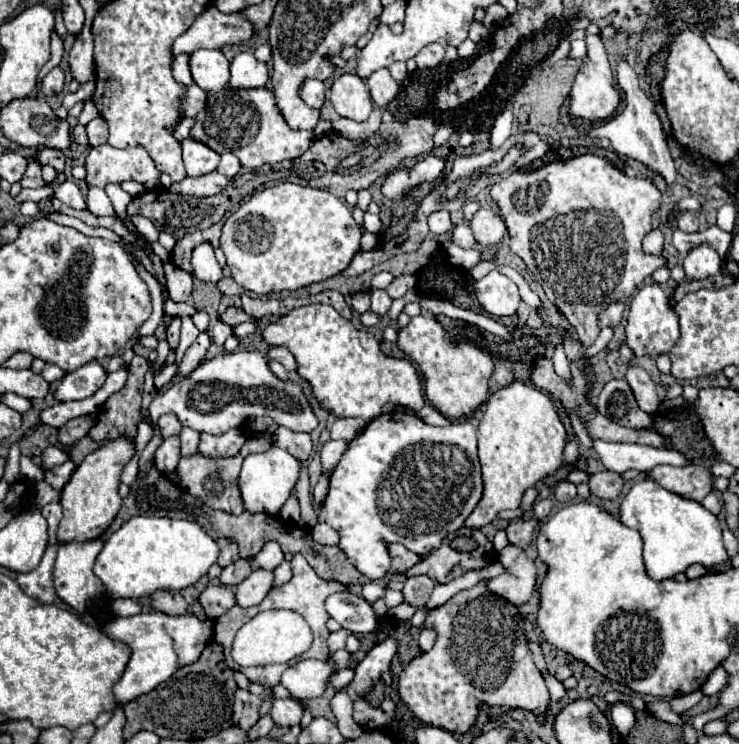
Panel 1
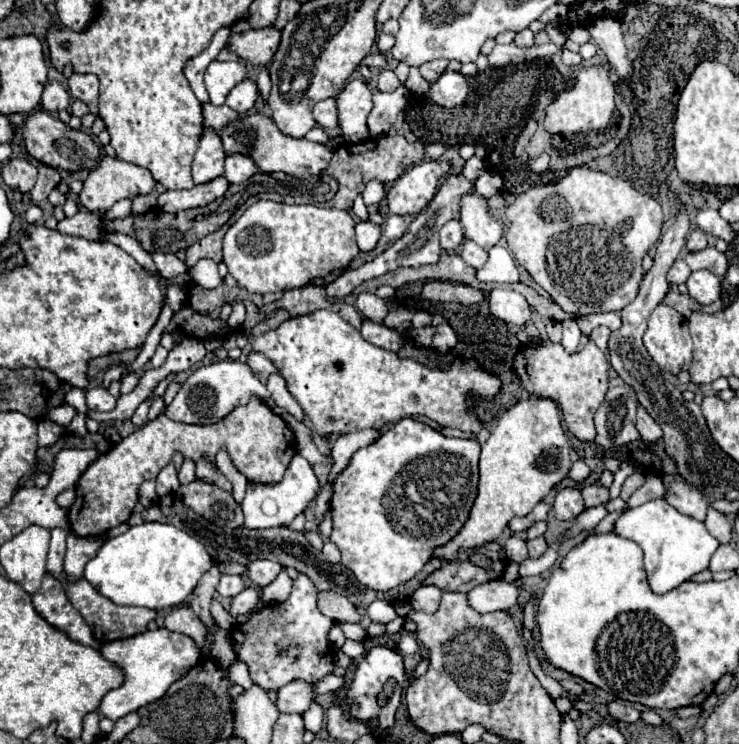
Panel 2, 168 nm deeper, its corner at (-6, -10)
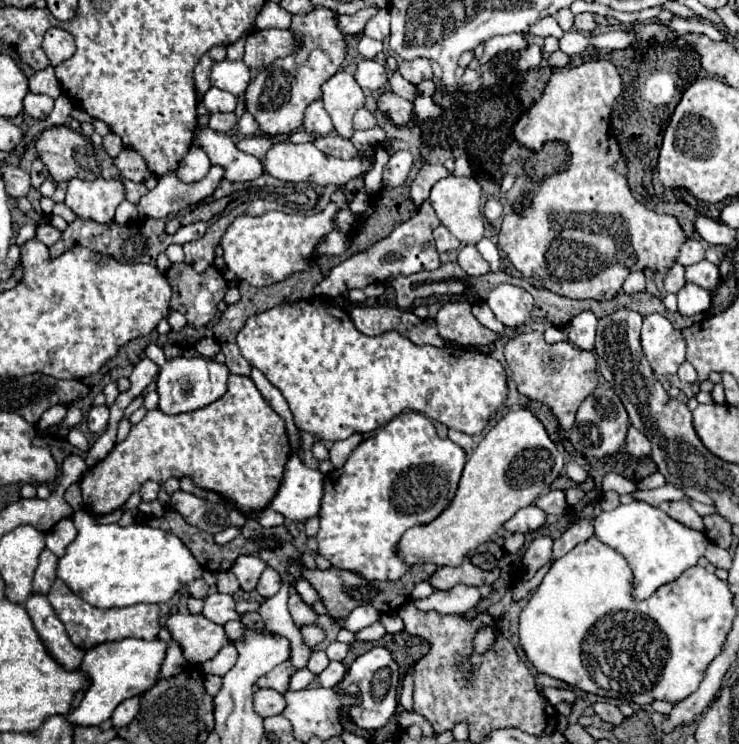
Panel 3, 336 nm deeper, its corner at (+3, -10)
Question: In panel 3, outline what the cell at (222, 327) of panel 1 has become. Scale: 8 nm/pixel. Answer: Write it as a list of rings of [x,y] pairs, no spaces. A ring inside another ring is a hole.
[[[203,338],[197,346],[195,346],[197,354],[203,358],[213,358],[219,352],[219,344],[213,338]]]

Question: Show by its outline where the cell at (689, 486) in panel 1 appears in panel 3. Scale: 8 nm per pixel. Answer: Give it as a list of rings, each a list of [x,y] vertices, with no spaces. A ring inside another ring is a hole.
[[[663,502],[659,504],[663,512],[667,512],[671,518],[677,522],[693,528],[693,530],[703,530],[703,518],[691,508],[689,502]]]

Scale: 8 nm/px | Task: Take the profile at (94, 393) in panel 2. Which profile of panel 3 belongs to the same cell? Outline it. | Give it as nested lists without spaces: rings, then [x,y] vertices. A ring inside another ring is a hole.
[[[103,404],[103,406],[93,406],[89,416],[87,416],[87,424],[89,424],[89,430],[91,432],[101,432],[105,430],[107,426],[107,420],[109,420],[109,408]]]

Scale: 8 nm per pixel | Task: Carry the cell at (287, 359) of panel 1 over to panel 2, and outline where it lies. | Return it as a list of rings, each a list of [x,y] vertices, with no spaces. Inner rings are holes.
[[[248,352],[246,364],[250,366],[250,370],[254,372],[254,376],[256,376],[262,384],[266,384],[266,378],[268,378],[272,372],[276,372],[274,364],[272,364],[264,354],[258,354],[258,352]]]

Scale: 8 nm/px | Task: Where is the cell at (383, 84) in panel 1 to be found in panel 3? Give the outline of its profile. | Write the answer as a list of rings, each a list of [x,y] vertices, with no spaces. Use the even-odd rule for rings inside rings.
[[[361,60],[355,72],[355,80],[365,90],[379,90],[389,82],[389,74],[377,60]]]

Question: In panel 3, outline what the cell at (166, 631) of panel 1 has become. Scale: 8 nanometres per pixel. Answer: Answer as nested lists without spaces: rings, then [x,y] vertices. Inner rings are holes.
[[[125,638],[119,642],[105,642],[89,648],[81,662],[81,670],[91,676],[91,686],[85,692],[79,708],[67,714],[67,720],[77,726],[99,726],[101,722],[109,720],[113,710],[129,698],[141,696],[149,692],[159,676],[159,668],[163,666],[167,654],[167,642],[163,640],[139,640],[139,638]]]

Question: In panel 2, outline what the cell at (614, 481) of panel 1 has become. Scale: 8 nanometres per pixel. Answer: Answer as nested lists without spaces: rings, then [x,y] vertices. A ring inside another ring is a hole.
[[[600,484],[586,486],[586,488],[582,488],[582,498],[584,498],[584,504],[586,504],[586,506],[604,504],[604,502],[608,500],[608,488],[604,488],[604,486],[600,486]]]

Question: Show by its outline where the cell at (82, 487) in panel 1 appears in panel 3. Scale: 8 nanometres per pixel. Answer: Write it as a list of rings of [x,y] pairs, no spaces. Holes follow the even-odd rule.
[[[231,374],[227,394],[205,408],[177,416],[167,416],[161,410],[149,410],[145,418],[131,428],[129,436],[123,442],[115,444],[115,448],[101,462],[97,462],[81,476],[79,486],[83,494],[83,508],[89,508],[91,514],[105,516],[121,508],[129,500],[129,496],[133,492],[139,492],[141,484],[149,478],[161,484],[171,476],[175,478],[191,476],[191,480],[199,488],[207,488],[221,494],[223,498],[233,502],[239,512],[257,512],[263,510],[275,496],[289,456],[291,456],[291,446],[287,440],[283,418],[273,412],[273,408],[265,402],[265,398],[255,388],[251,378]]]

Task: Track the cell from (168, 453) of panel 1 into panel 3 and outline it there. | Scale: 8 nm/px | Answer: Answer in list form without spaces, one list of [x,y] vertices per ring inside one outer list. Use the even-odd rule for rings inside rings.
[[[147,480],[147,482],[141,486],[141,490],[139,490],[139,494],[141,494],[141,498],[143,498],[145,502],[155,500],[155,498],[157,498],[157,492],[159,492],[159,484],[153,482],[153,480]]]

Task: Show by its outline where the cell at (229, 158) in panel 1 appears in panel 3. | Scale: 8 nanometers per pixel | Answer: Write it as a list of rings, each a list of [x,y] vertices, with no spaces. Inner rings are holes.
[[[203,128],[199,132],[199,142],[209,154],[211,164],[217,164],[225,170],[225,178],[231,182],[247,182],[255,180],[263,174],[263,164],[259,158],[241,152],[235,142],[221,132],[211,128]]]

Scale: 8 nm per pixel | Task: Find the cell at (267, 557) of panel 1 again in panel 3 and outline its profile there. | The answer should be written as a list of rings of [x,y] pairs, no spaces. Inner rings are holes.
[[[239,556],[239,560],[235,560],[231,570],[237,576],[241,588],[251,592],[257,586],[257,580],[265,570],[265,566],[267,564],[263,564],[263,560],[259,560],[257,556]]]

